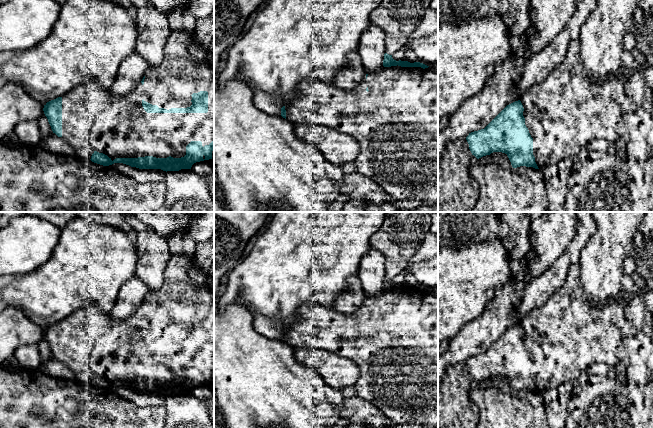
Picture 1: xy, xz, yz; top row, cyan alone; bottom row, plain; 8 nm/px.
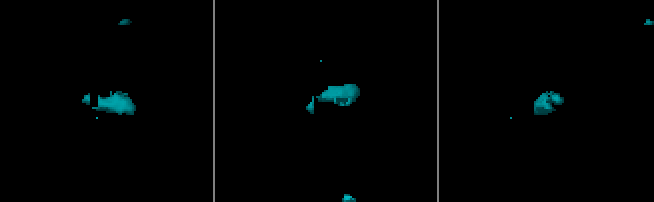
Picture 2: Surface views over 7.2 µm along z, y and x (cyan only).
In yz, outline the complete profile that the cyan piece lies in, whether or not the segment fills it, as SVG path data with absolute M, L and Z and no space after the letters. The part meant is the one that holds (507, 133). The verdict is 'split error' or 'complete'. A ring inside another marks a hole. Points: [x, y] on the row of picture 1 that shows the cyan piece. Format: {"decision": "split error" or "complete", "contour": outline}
{"decision": "split error", "contour": "M580 39L571 42L565 59L546 77L544 81L532 85L518 101L507 105L484 129L469 133L469 135L466 137L466 140L469 144L469 149L472 155L479 159L483 156L490 155L493 152L502 152L508 156L513 168L526 166L533 167L535 169L542 169L549 164L558 164L567 157L573 158L578 156L580 149L585 147L590 141L594 139L605 139L611 144L618 139L623 139L626 143L626 151L624 155L629 156L631 159L634 159L638 162L653 157L653 117L626 95L625 82L620 79L620 72L611 74L603 82L593 81L583 67L580 53Z"}

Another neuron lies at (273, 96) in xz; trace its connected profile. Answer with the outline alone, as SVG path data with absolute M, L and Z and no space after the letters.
M268 0L249 30L230 47L220 85L231 80L246 82L253 90L253 102L267 114L281 116L281 108L297 93L301 82L309 78L334 85L335 75L345 67L347 56L357 52L361 34L371 25L372 11L382 0Z

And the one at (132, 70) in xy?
M133 52L121 62L117 77L110 90L115 95L125 96L141 83L148 68L148 63L136 52Z

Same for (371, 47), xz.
M370 25L361 34L357 53L360 55L366 73L377 72L383 66L385 54L385 33L375 25Z

